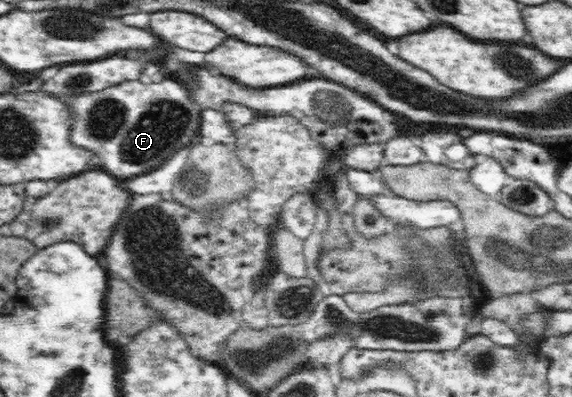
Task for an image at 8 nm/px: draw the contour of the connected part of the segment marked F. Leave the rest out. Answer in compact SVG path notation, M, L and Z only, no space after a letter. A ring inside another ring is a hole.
M176 78L172 80L162 80L158 83L144 84L139 80L132 82L122 82L118 86L110 86L109 89L102 90L96 94L80 94L77 97L65 97L64 101L75 112L78 117L74 124L74 142L80 146L86 146L94 150L102 160L106 172L126 178L142 172L150 172L152 168L157 168L164 164L174 152L180 148L189 148L195 143L195 138L199 135L201 126L200 110L195 102L188 96L184 87Z

